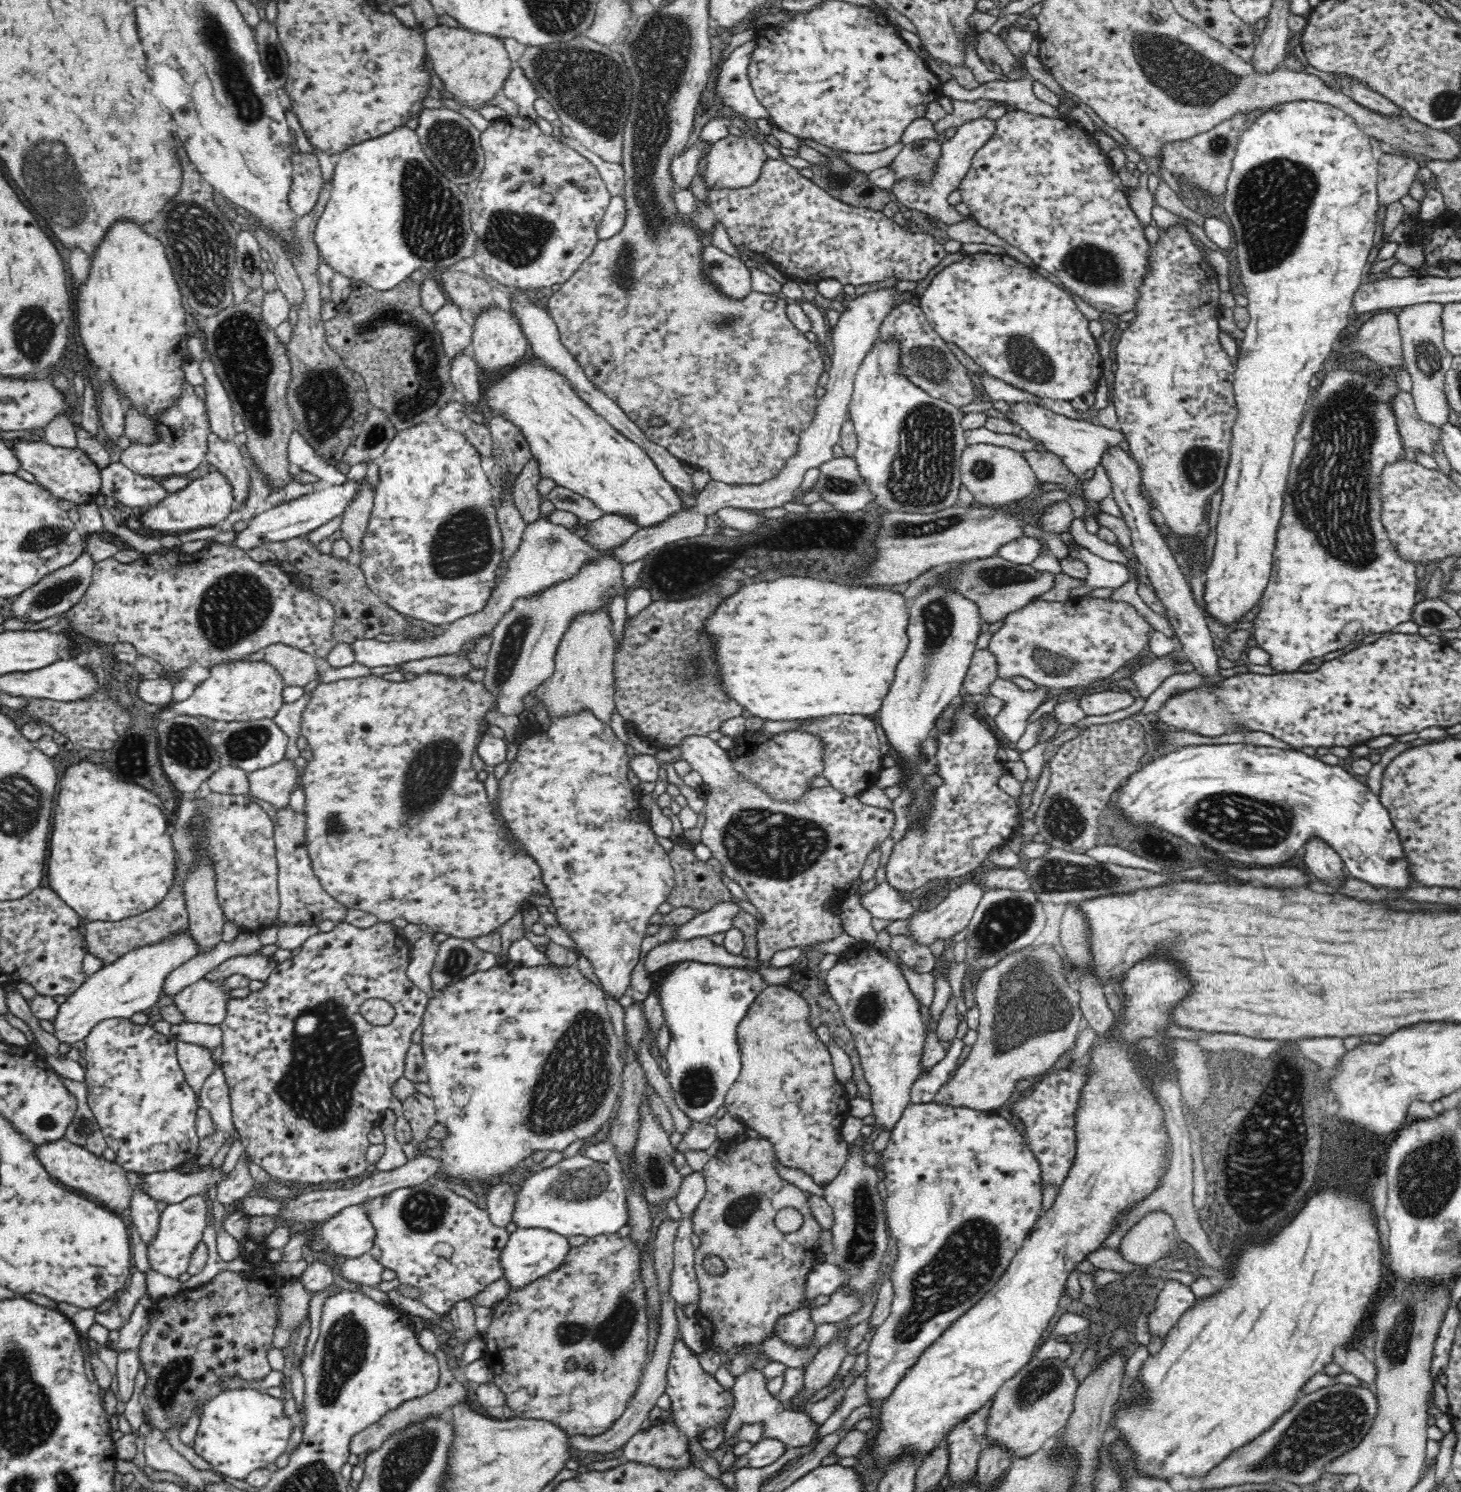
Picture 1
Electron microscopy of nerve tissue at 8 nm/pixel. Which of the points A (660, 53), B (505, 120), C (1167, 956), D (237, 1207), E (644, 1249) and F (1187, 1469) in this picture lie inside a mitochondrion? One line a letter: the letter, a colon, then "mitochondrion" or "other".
A: mitochondrion
B: other
C: other
D: other
E: other
F: other

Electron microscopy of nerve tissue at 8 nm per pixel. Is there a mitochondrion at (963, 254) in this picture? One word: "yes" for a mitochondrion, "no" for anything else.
no

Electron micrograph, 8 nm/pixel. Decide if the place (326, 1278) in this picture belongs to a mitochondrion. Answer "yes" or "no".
no

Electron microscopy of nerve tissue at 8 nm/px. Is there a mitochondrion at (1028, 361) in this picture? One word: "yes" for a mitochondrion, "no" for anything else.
yes

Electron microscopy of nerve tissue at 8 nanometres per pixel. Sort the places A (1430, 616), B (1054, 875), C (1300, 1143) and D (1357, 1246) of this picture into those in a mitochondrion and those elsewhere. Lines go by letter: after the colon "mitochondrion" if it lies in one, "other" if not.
A: mitochondrion
B: mitochondrion
C: mitochondrion
D: other

